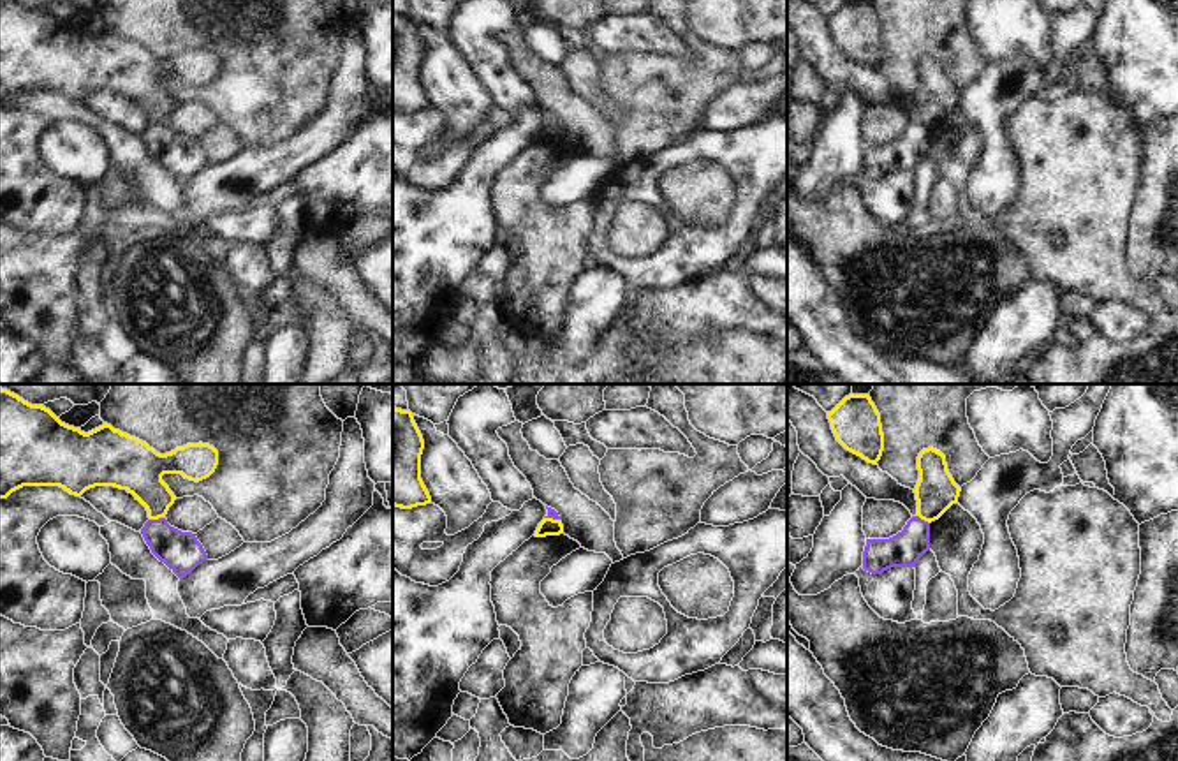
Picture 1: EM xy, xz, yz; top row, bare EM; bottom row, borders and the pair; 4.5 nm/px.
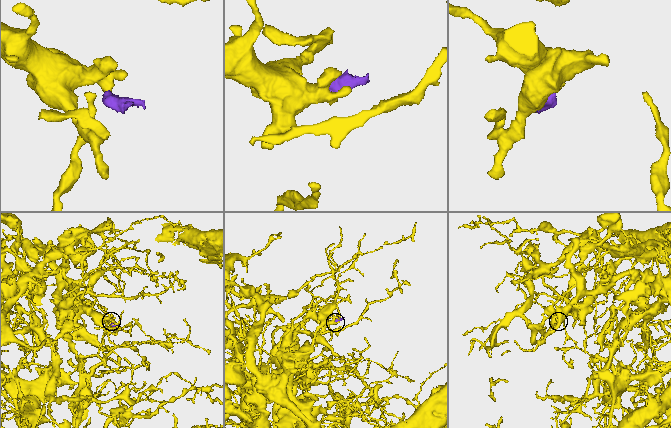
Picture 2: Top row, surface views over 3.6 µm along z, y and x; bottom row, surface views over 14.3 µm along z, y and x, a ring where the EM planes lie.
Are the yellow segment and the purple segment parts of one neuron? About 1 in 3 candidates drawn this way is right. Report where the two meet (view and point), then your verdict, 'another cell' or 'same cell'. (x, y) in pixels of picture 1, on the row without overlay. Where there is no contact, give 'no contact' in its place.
meets yellow in xy at (157, 124); another cell

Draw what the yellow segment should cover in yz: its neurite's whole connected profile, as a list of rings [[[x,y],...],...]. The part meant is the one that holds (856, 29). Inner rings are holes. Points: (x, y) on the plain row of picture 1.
[[[849,0],[828,18],[836,46],[850,58],[877,70],[884,56],[880,19],[870,0]]]

